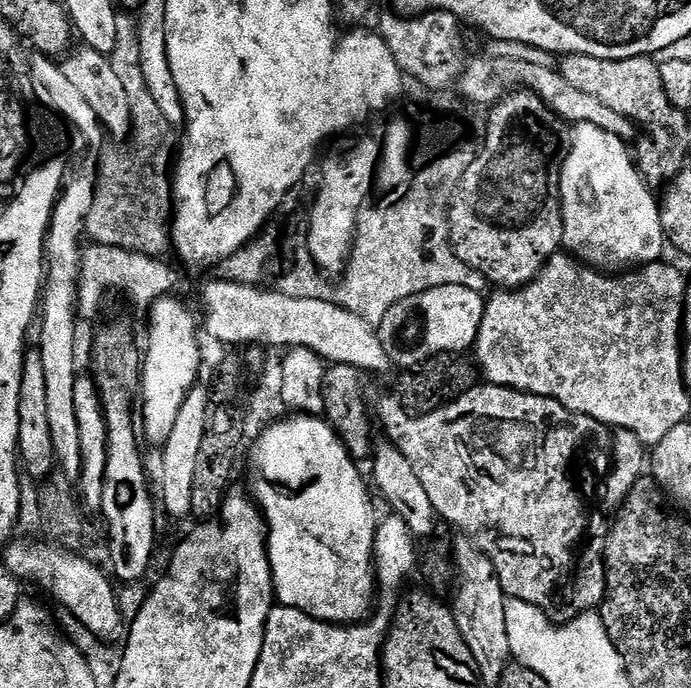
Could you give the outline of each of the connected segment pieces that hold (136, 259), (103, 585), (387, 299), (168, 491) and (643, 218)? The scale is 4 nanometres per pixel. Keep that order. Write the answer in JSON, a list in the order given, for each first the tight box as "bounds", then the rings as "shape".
[{"bounds":[76,243,176,321],"shape":[[[89,243],[83,249],[80,280],[77,282],[76,306],[81,321],[92,320],[104,304],[104,295],[111,288],[121,288],[124,296],[136,308],[151,309],[158,300],[165,299],[176,284],[176,272],[163,259],[146,254],[128,252],[118,246],[104,246]]]},{"bounds":[3,539,122,642],"shape":[[[31,539],[21,540],[21,544],[12,542],[3,549],[3,567],[9,568],[22,582],[33,580],[38,587],[45,588],[61,604],[65,613],[82,622],[87,630],[92,631],[101,640],[108,642],[114,638],[111,636],[119,634],[122,619],[116,601],[117,589],[112,588],[113,581],[105,569],[104,573],[98,565],[83,560],[75,551],[57,548],[48,542],[31,544]]]},{"bounds":[334,204,490,326],"shape":[[[428,204],[428,208],[396,206],[396,212],[380,216],[380,228],[356,232],[352,254],[334,293],[336,303],[361,316],[367,324],[378,326],[382,318],[386,318],[386,310],[402,302],[402,298],[438,286],[466,286],[466,290],[487,293],[490,288],[487,278],[456,257],[448,234],[448,221],[438,213],[438,204]]]},{"bounds":[160,386,209,520],"shape":[[[203,386],[192,388],[190,394],[186,394],[186,402],[182,402],[182,410],[178,410],[170,438],[166,438],[162,446],[161,452],[164,453],[160,456],[160,500],[164,503],[165,510],[176,520],[192,516],[190,502],[194,491],[194,469],[202,447],[202,438],[206,434],[209,407],[209,389]]]},{"bounds":[560,124,666,274],"shape":[[[576,124],[576,141],[571,141],[570,151],[564,157],[560,171],[560,213],[564,219],[563,247],[589,268],[612,274],[617,270],[636,270],[645,264],[654,264],[661,259],[666,249],[666,237],[660,204],[652,197],[649,187],[634,156],[628,153],[628,144],[614,134],[592,124]]]}]

